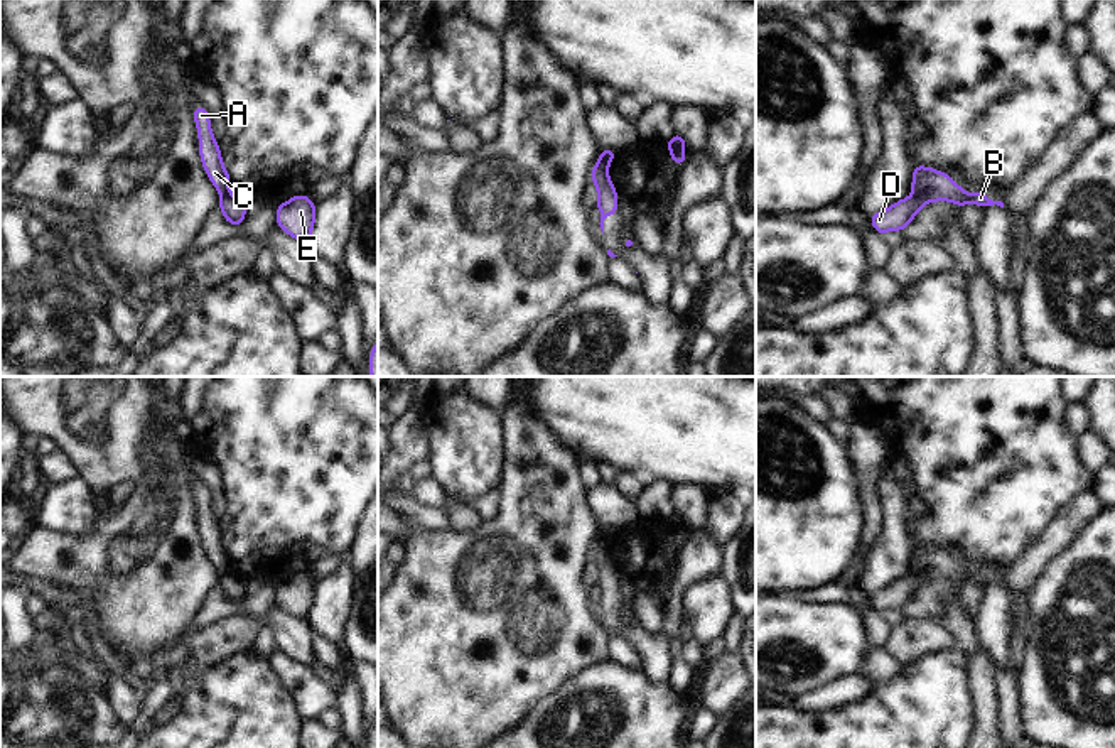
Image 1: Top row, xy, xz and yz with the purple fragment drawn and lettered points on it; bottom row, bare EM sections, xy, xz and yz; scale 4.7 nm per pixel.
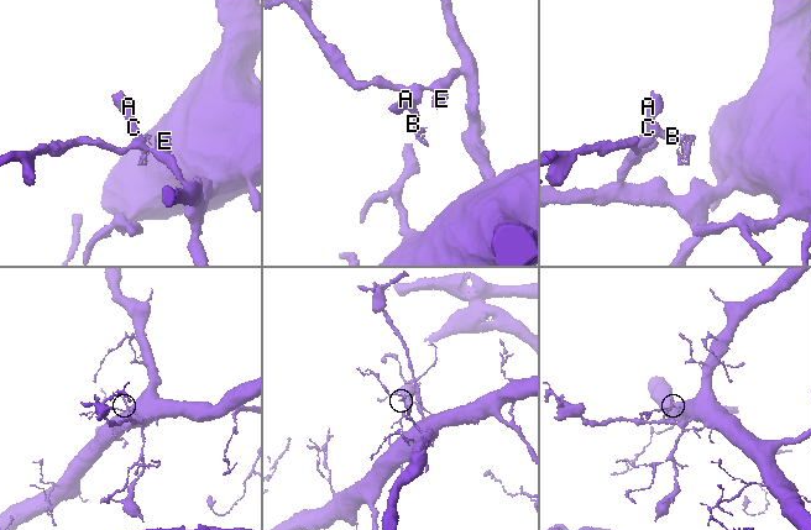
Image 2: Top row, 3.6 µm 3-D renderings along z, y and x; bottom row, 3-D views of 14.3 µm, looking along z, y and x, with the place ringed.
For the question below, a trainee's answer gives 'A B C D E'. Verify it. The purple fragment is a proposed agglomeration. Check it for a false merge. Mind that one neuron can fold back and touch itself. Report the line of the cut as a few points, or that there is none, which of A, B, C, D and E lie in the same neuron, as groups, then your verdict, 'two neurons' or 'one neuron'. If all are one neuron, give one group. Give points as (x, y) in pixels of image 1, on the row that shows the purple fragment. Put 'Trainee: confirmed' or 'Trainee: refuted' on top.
Trainee: refuted
cut yz (913, 193), (926, 200); groups A B C / D E; two neurons

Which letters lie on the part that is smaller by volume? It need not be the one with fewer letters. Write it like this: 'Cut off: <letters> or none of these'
Cut off: A, B, C

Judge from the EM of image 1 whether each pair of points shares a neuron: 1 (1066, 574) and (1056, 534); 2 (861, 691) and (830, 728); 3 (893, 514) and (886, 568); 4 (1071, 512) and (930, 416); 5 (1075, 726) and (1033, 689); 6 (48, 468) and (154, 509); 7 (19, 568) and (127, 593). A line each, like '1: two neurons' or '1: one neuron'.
1: two neurons
2: two neurons
3: one neuron
4: two neurons
5: one neuron
6: two neurons
7: one neuron

